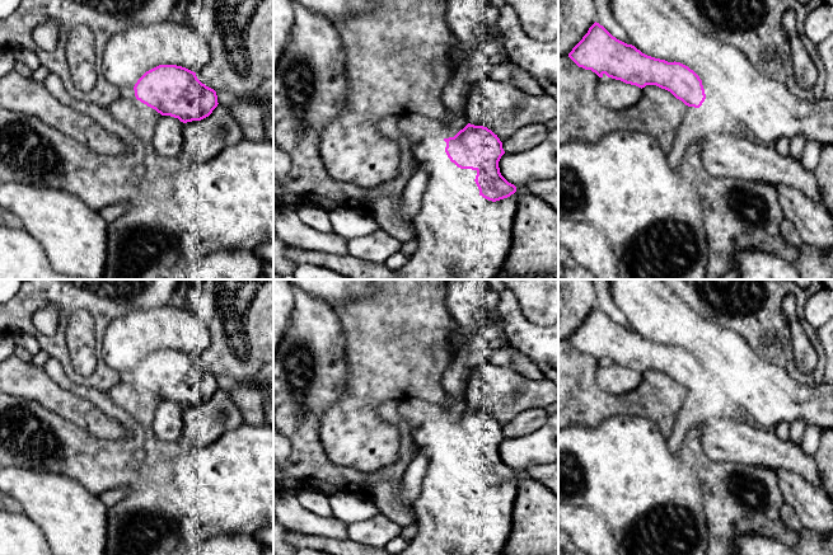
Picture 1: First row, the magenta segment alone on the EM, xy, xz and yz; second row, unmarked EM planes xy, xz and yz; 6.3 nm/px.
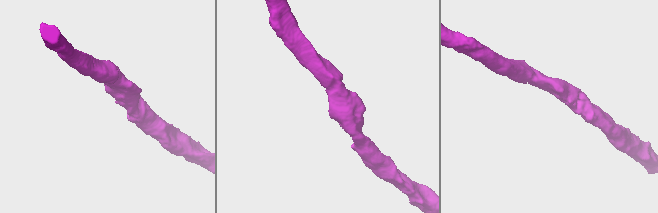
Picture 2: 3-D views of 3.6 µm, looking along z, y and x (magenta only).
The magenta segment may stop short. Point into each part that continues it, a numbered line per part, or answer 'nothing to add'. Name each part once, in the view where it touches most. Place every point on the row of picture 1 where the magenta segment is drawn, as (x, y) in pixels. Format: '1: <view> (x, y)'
nothing to add

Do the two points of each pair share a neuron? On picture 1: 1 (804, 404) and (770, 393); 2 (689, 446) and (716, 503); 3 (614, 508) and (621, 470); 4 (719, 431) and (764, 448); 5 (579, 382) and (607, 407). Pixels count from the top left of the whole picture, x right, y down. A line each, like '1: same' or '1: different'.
1: same
2: same
3: same
4: same
5: same

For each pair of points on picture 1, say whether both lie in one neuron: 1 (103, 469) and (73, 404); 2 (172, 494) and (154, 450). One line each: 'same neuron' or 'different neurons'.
1: different neurons
2: different neurons

